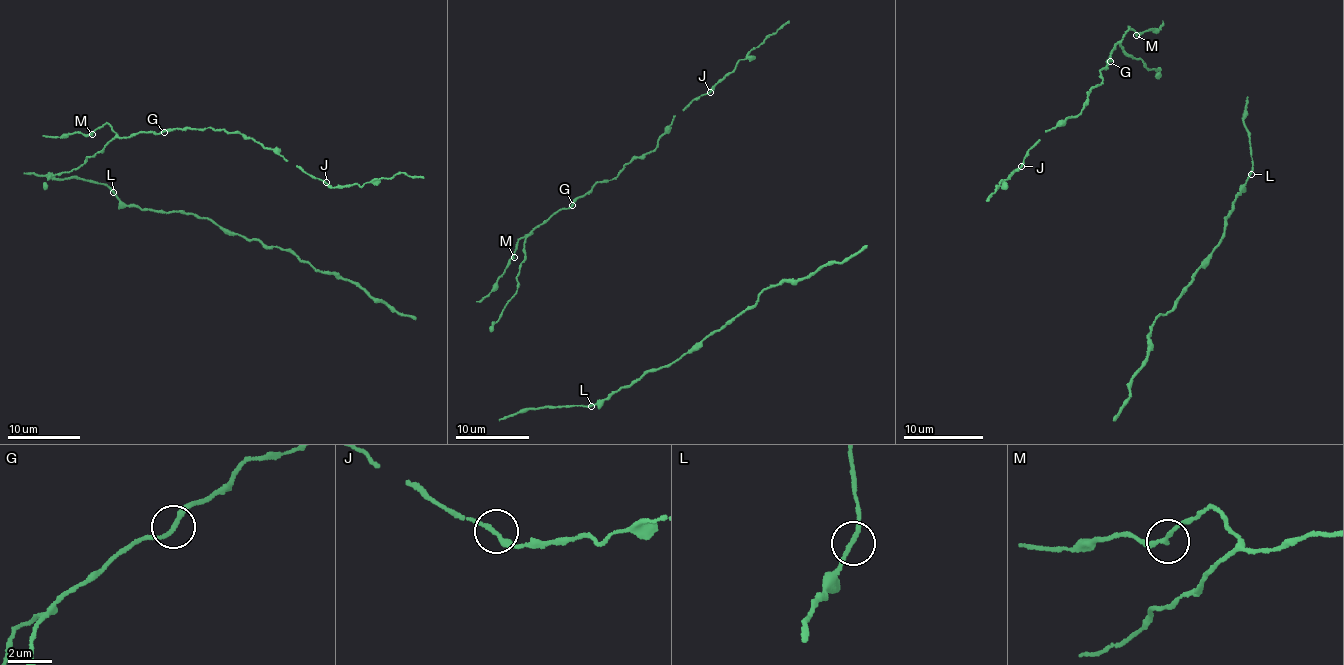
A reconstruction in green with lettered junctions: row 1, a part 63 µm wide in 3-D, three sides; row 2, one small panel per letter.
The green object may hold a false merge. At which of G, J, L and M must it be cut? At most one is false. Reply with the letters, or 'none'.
none

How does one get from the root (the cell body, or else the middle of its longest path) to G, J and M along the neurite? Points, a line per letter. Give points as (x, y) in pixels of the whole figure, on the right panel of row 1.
G: (1160, 77), (1160, 70), (1149, 70), (1119, 43), (1112, 49), (1110, 61)
J: (1160, 77), (1160, 70), (1149, 70), (1118, 43), (1100, 72), (1104, 81), (1079, 112), (1047, 129), (1021, 166)
M: (1160, 77), (1160, 70), (1146, 68), (1144, 62), (1124, 51), (1118, 41), (1129, 27), (1136, 35)

